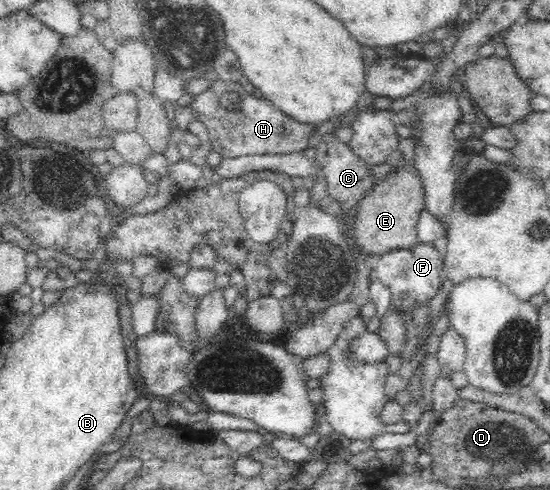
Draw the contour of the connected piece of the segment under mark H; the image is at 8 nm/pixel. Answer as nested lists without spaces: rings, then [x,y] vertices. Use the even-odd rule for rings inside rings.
[[[216,81],[214,87],[198,95],[198,97],[192,100],[191,104],[193,119],[200,119],[200,121],[204,123],[209,135],[212,150],[218,152],[223,159],[238,157],[239,155],[290,153],[291,151],[300,152],[308,147],[310,135],[312,135],[316,129],[320,129],[320,125],[322,125],[322,122],[316,124],[316,122],[301,122],[291,118],[282,113],[282,111],[276,109],[274,105],[271,105],[270,101],[263,98],[256,99],[252,93],[248,93],[248,91],[244,90],[244,87],[240,85],[239,81],[230,83]],[[233,90],[235,90],[243,100],[243,109],[240,112],[226,111],[220,106],[220,95],[225,93],[225,91]]]

